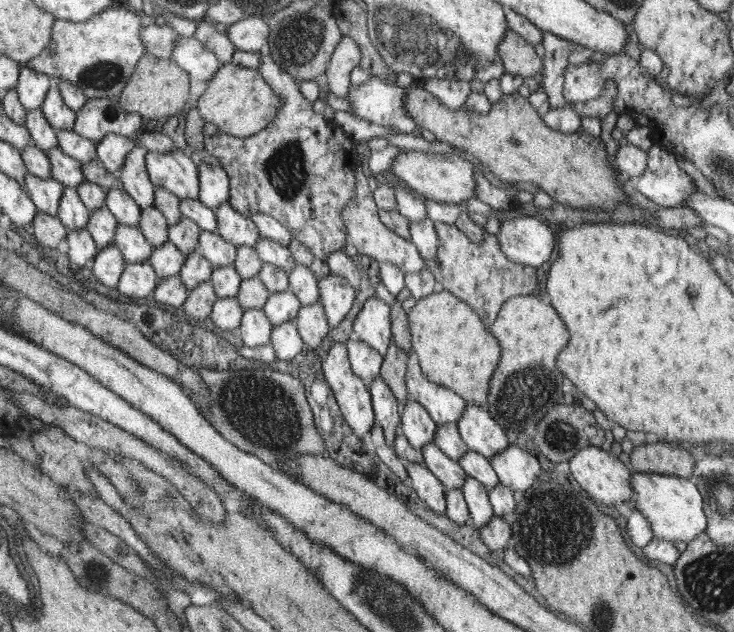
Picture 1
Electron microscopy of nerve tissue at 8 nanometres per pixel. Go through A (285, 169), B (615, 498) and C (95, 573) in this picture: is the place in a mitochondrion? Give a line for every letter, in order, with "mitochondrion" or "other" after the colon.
A: mitochondrion
B: other
C: mitochondrion

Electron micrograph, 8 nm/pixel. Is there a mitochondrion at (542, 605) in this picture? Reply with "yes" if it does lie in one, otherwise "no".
no

